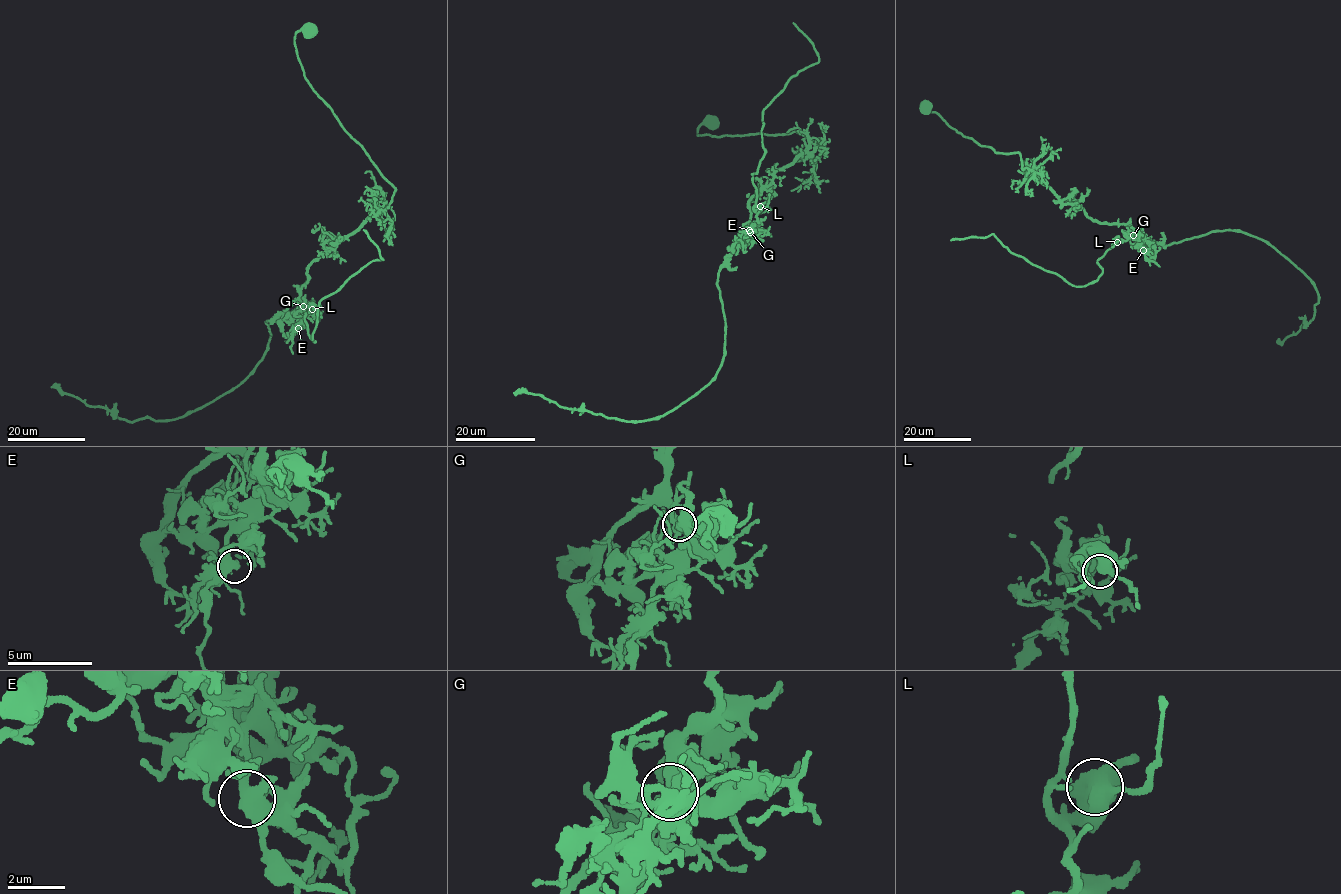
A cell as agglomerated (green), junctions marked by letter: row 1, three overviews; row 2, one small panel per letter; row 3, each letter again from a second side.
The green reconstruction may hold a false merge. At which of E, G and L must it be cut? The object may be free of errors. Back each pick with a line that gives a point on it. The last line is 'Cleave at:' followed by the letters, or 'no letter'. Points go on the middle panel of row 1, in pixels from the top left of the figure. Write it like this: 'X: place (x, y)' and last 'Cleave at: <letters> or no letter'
G: place (750, 232)
Cleave at: G

